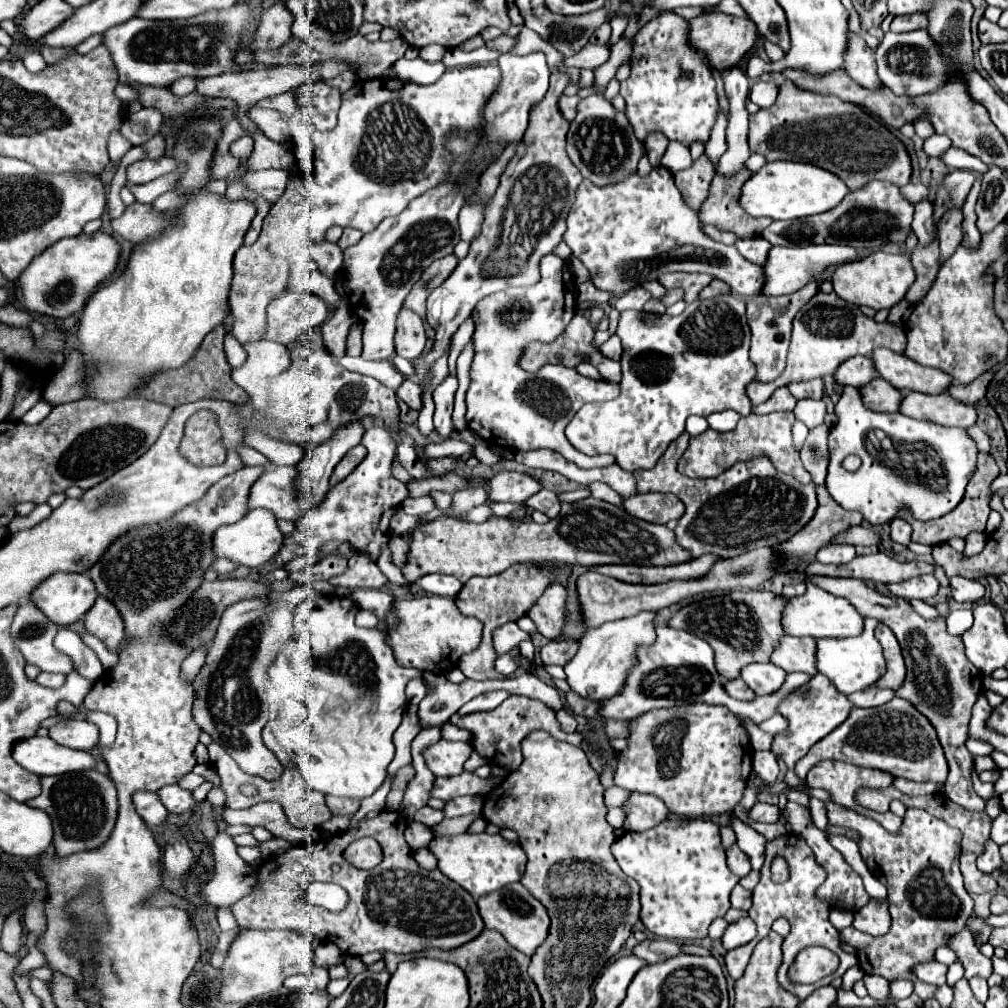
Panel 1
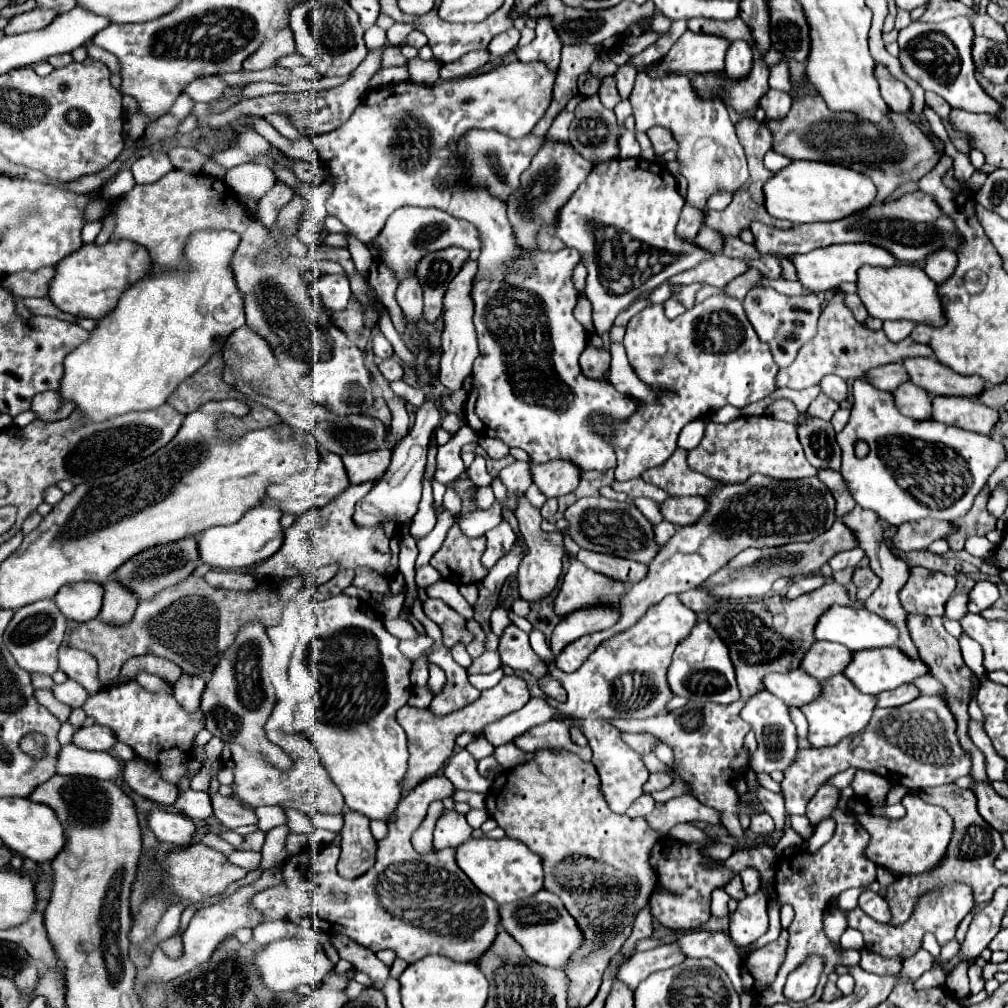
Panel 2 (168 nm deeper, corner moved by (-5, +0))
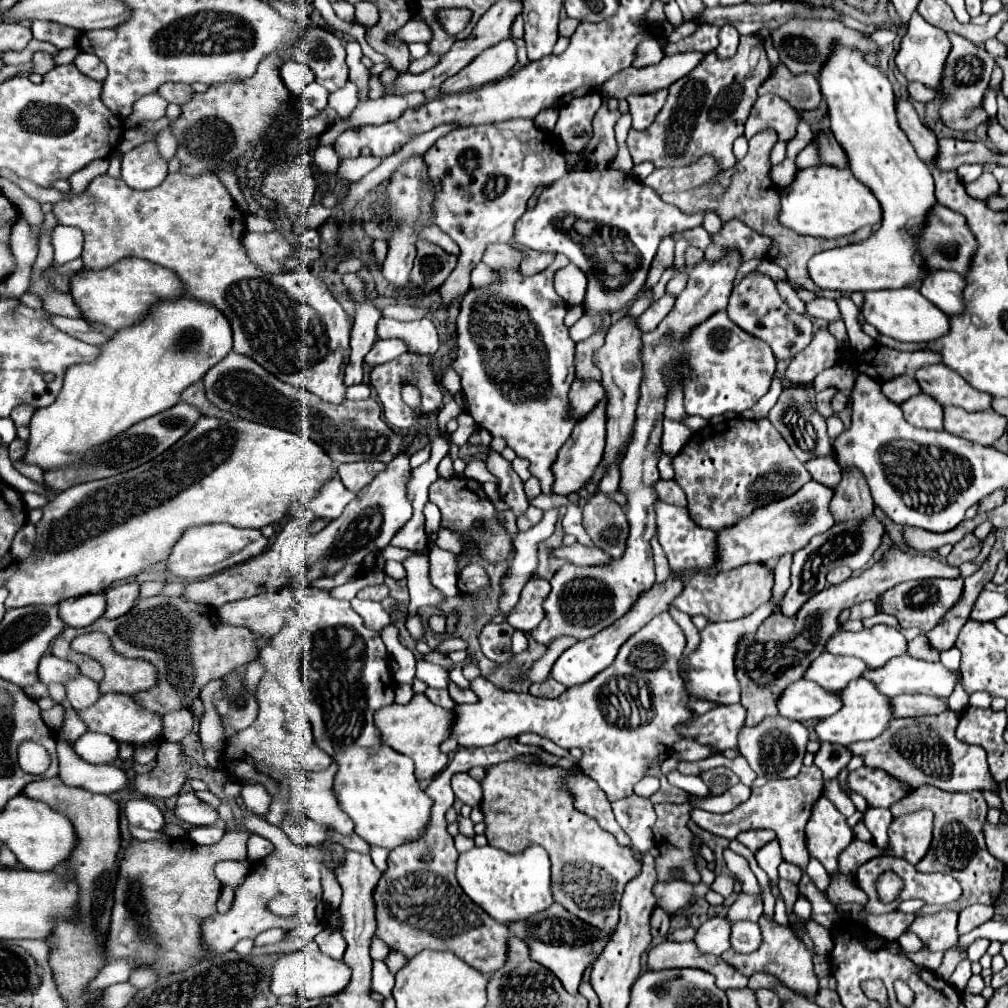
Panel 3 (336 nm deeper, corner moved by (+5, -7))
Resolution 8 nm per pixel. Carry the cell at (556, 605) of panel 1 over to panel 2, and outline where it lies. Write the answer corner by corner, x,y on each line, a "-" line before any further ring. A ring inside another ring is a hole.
522,497
516,509
516,517
520,523
520,533
528,545
528,553
520,563
518,569
518,591
520,597
530,601
530,603
540,603
544,601
558,585
558,579
562,575
562,557
566,555
566,547
564,547
564,537
562,535
548,535
546,531
540,529
542,525
542,515
540,509
534,509
532,505
528,505
528,501

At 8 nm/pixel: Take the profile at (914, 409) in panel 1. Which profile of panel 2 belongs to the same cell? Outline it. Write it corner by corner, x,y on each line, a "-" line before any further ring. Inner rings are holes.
932,397
932,419
976,433
988,433
998,421
998,409
990,409
970,397

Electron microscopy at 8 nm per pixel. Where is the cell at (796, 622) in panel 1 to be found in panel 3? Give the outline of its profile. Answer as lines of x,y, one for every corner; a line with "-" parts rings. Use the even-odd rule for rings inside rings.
880,624
874,628
864,628
856,634
838,630
828,640
826,650
840,656
856,656
864,660
870,668
882,668
892,658
904,656
908,652
908,646
900,630

